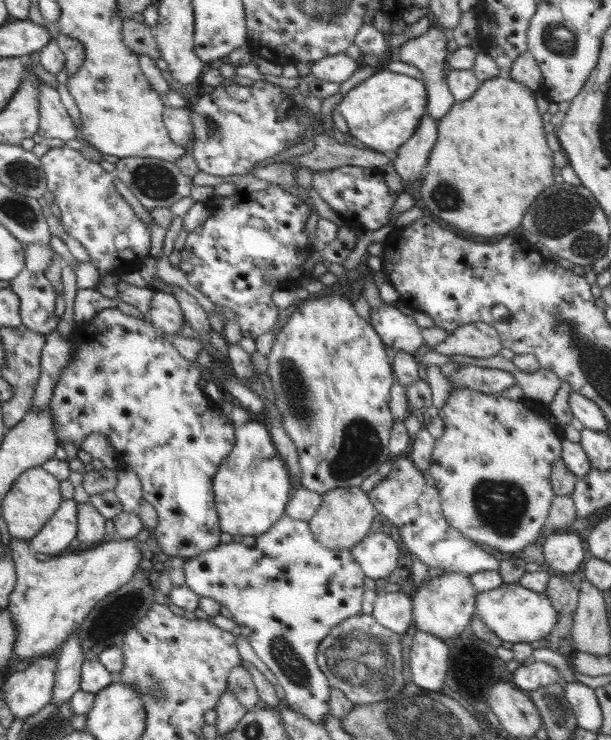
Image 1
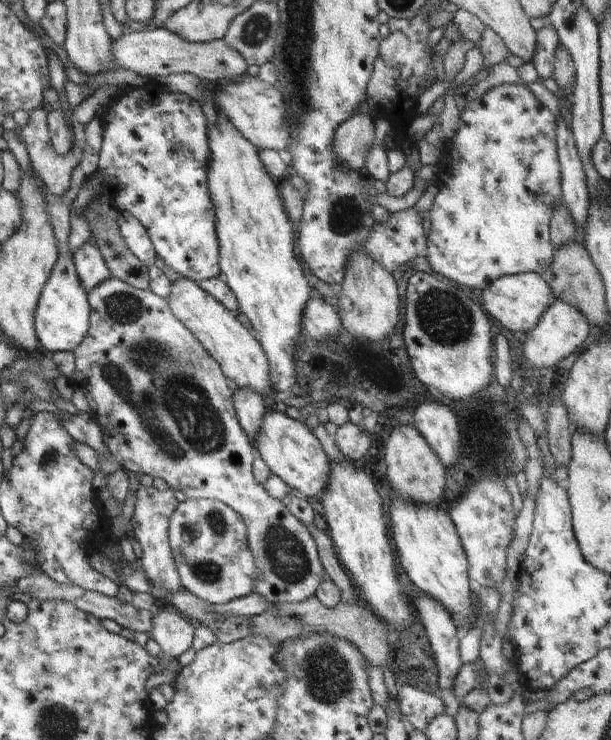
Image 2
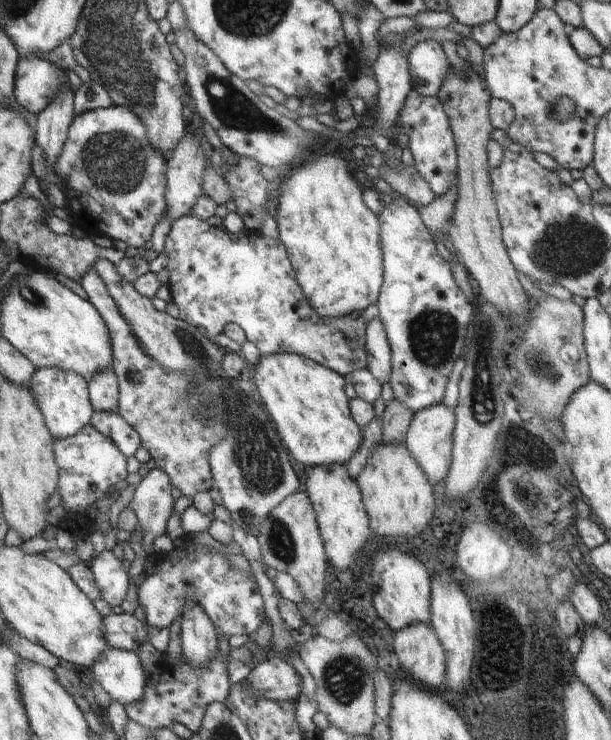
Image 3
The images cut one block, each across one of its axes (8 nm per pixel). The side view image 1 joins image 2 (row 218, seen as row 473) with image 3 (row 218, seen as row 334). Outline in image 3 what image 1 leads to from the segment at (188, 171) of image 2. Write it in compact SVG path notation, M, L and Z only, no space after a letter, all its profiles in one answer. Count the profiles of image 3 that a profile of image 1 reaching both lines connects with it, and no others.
M114 105L110 108L83 112L72 119L66 142L58 156L55 174L66 182L60 186L70 190L70 194L76 196L76 200L84 204L84 208L88 208L100 234L106 234L115 241L123 240L129 246L138 249L151 240L154 226L164 218L167 205L166 158L167 156L157 151L148 140L146 127L138 115L122 105Z

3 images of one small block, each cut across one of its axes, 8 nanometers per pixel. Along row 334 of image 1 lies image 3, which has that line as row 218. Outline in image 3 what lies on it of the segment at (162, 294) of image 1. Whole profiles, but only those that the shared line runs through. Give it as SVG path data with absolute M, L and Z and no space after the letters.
M186 133L173 148L173 151L170 151L166 156L167 189L165 199L167 205L164 217L176 220L188 214L189 210L197 203L200 195L203 194L202 183L207 158L201 149L200 141L193 133Z

